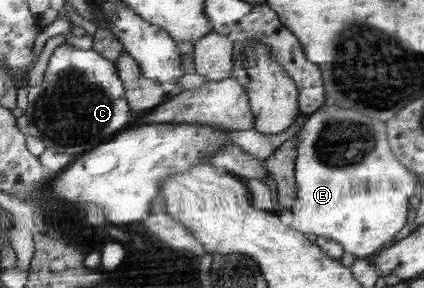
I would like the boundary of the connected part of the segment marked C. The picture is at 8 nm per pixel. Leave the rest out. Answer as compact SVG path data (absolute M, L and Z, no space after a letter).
M62 43L48 59L45 79L40 86L28 88L28 106L24 114L28 118L27 132L42 138L48 149L74 155L76 158L112 140L120 131L134 125L134 114L127 99L124 82L119 76L117 64L96 50L82 50Z

